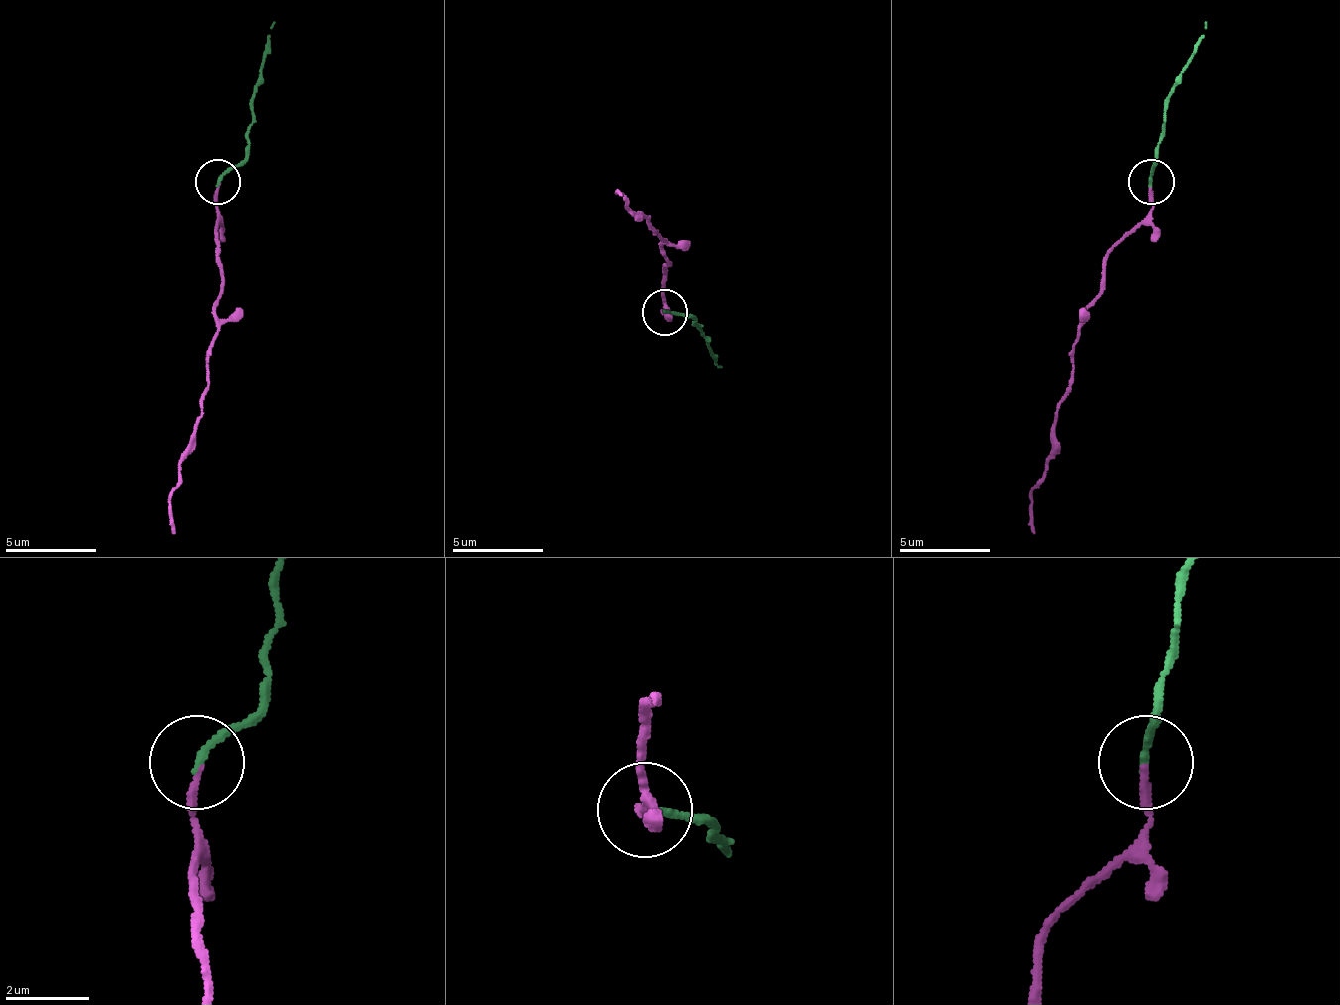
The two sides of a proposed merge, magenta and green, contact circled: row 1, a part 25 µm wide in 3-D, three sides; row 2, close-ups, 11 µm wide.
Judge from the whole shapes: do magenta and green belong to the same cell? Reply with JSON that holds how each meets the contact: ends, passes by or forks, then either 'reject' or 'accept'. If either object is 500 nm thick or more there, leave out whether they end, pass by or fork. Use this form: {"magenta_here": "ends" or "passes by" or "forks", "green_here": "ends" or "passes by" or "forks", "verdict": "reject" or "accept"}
{"magenta_here": "ends", "green_here": "ends", "verdict": "accept"}

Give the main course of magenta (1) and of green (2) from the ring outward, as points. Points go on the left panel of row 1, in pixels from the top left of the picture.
1: (219, 180), (214, 249), (223, 263), (223, 295), (196, 450), (168, 500), (173, 532)
2: (219, 180), (246, 158), (251, 98), (274, 20)

